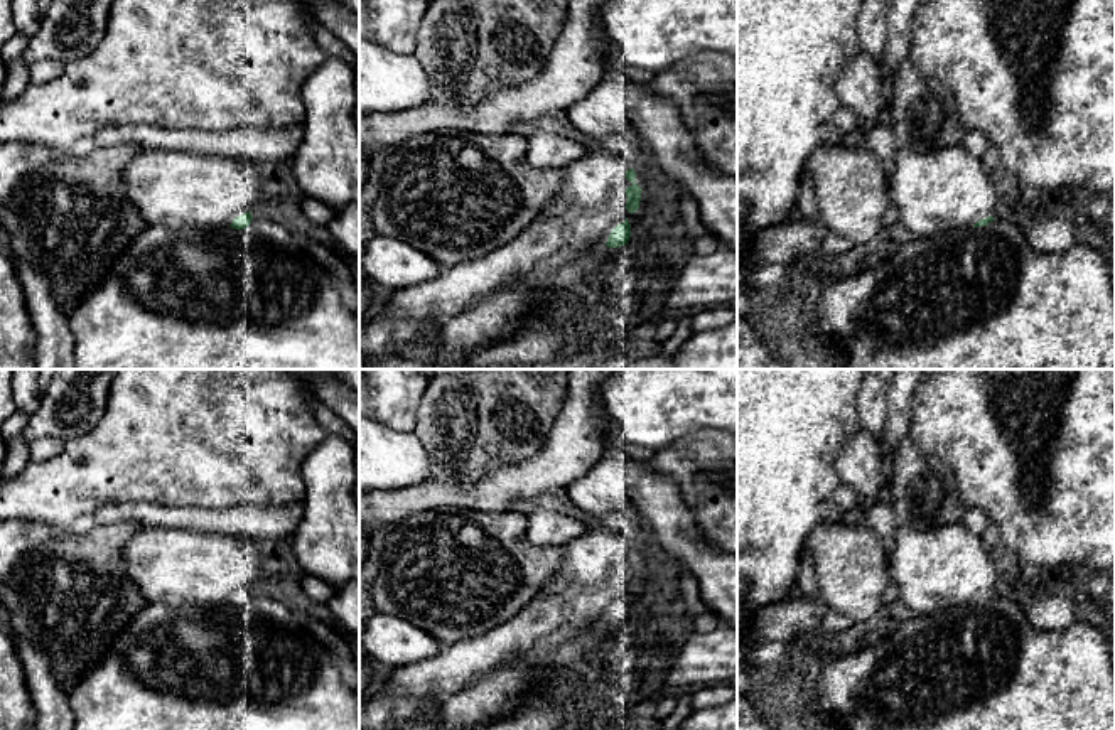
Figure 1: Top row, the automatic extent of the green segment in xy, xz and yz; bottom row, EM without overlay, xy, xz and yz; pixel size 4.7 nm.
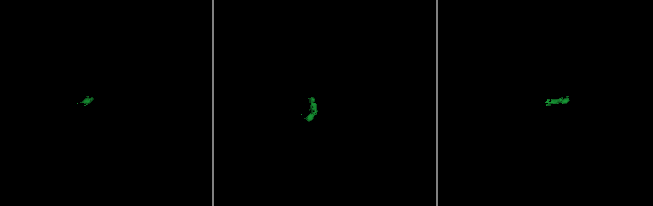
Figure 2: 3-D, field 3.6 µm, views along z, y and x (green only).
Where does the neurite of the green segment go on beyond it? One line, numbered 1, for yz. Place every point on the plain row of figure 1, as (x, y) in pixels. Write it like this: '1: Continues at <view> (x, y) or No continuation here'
1: Continues at yz (937, 568)

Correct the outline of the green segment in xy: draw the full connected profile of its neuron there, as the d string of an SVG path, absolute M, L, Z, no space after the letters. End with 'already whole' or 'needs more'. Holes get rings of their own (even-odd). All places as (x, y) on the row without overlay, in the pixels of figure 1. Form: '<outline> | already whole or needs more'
M142 528L123 546L128 578L147 604L214 607L251 602L263 555L258 541L180 528Z | needs more

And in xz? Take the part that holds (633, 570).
M589 531L563 545L563 558L550 588L540 590L516 615L498 627L442 644L435 658L395 668L378 693L359 705L359 730L403 730L427 723L439 710L440 695L472 686L481 676L514 663L538 639L565 625L595 629L606 622L609 625L628 622L631 615L628 593L639 587L641 568L634 546L614 531Z | needs more

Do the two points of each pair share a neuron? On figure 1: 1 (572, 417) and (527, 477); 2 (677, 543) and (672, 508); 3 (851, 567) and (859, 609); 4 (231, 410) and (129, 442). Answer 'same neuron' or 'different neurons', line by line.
1: same neuron
2: same neuron
3: same neuron
4: same neuron

